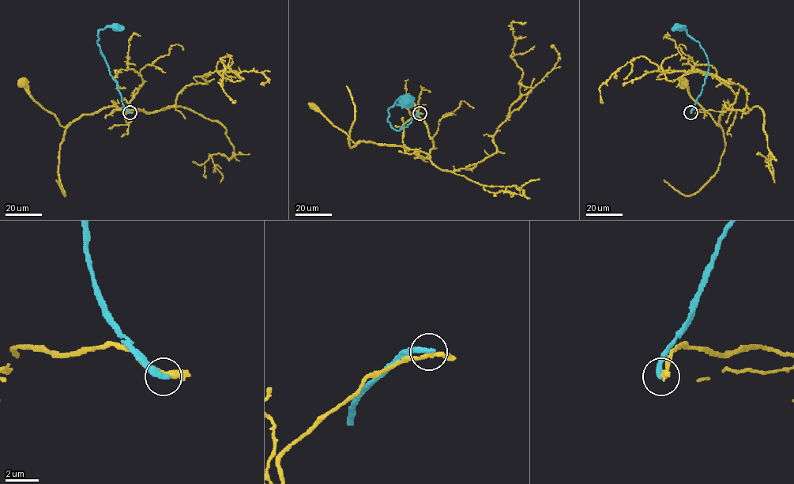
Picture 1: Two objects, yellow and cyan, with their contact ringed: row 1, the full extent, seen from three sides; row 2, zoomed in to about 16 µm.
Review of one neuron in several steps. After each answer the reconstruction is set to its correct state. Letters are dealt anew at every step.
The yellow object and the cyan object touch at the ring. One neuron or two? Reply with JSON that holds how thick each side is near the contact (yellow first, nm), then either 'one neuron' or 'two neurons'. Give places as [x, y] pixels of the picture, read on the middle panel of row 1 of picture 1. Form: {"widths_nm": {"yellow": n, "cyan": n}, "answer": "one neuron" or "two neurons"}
{"widths_nm": {"yellow": 260, "cyan": 400}, "answer": "two neurons"}

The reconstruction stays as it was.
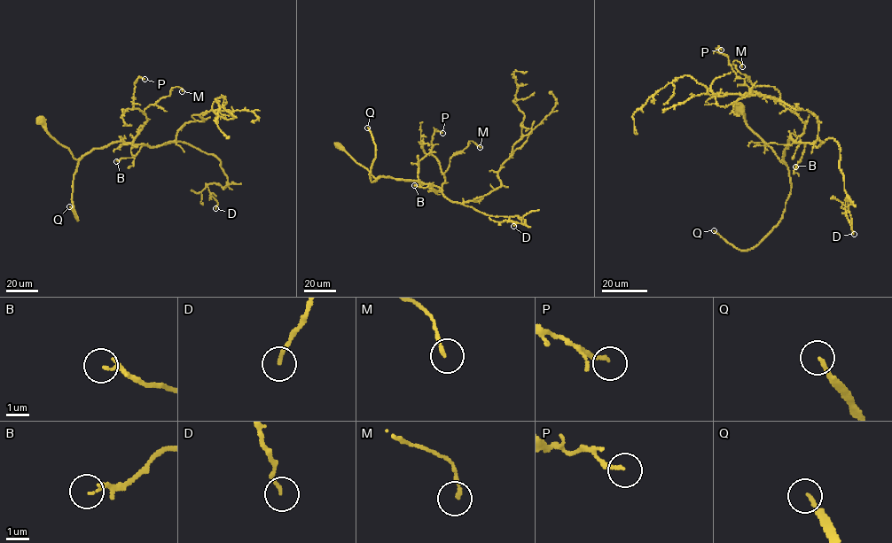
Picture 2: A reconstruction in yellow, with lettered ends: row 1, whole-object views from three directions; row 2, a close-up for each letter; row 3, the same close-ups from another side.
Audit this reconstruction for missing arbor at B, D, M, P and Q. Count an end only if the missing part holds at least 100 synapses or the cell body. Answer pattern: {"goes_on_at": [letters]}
{"goes_on_at": ["Q"]}

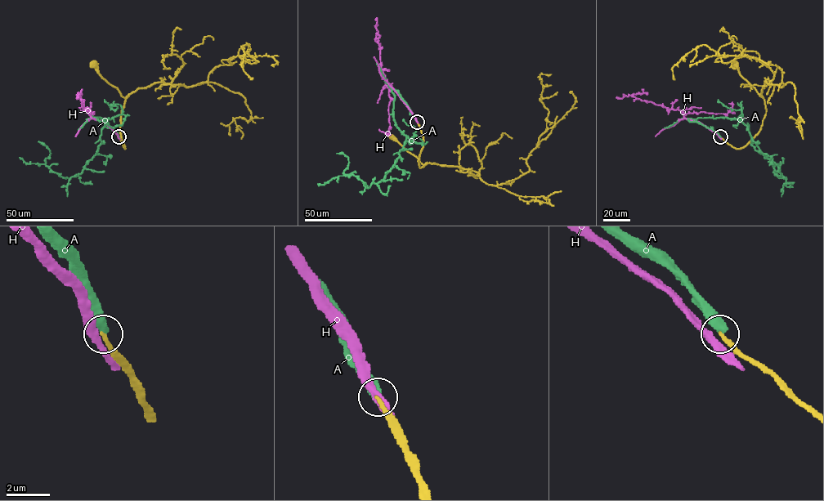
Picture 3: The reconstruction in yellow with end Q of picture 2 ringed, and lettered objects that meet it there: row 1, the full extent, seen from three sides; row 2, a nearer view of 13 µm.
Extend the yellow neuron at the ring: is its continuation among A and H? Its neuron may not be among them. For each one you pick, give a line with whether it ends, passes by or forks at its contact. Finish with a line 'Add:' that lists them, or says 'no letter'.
Add: no letter

